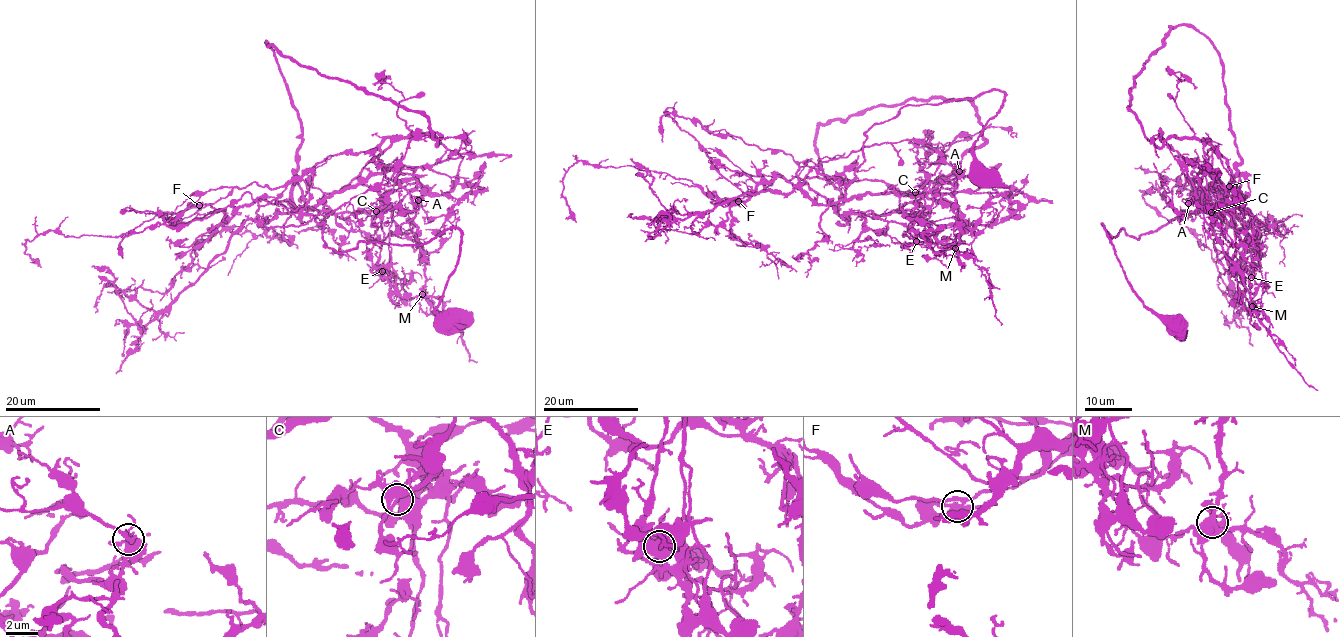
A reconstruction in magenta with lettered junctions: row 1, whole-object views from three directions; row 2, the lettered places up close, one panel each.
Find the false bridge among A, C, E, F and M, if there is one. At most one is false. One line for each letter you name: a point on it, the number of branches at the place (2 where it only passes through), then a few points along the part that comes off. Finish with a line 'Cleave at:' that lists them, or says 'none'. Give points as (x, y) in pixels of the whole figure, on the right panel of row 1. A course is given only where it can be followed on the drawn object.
Cleave at: none

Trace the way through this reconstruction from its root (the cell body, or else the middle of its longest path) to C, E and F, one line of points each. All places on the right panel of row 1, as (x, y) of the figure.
C: (1180, 328), (1143, 304), (1102, 224), (1137, 239), (1219, 205), (1239, 177), (1234, 214), (1211, 212)
E: (1180, 328), (1143, 304), (1102, 223), (1137, 239), (1219, 205), (1239, 177), (1228, 255), (1251, 277)
F: (1180, 328), (1143, 304), (1102, 224), (1111, 238), (1122, 229), (1137, 239), (1196, 210), (1206, 166), (1229, 185)

